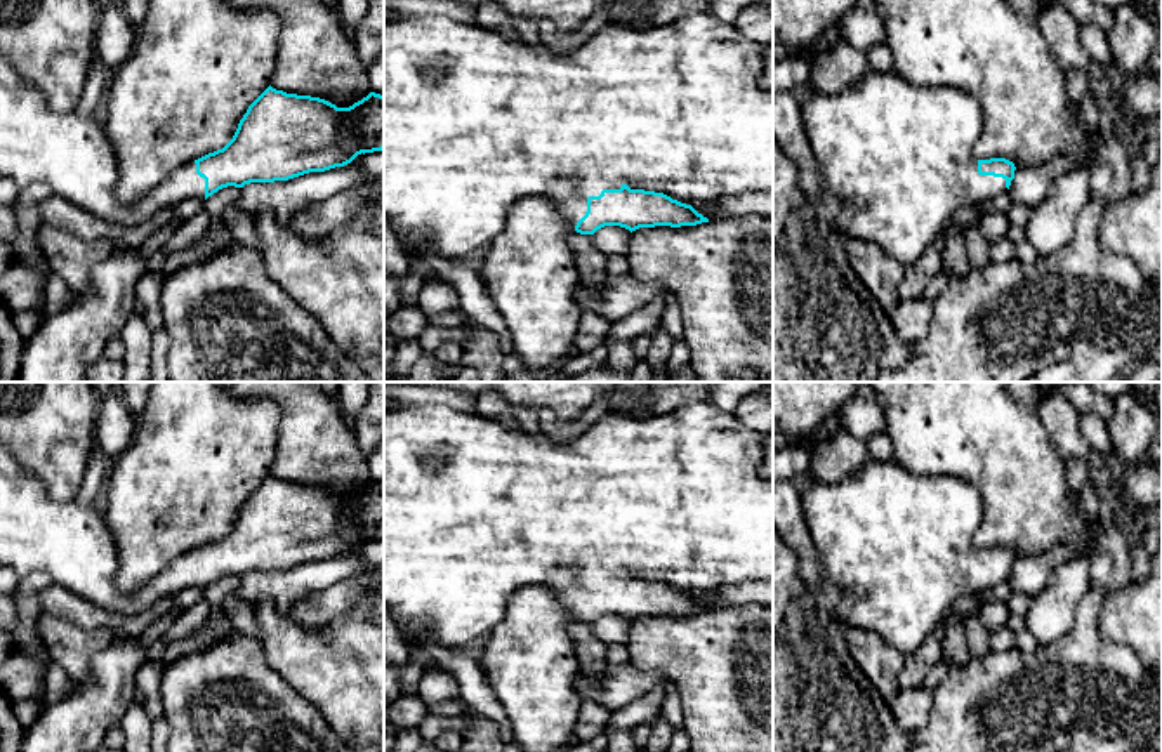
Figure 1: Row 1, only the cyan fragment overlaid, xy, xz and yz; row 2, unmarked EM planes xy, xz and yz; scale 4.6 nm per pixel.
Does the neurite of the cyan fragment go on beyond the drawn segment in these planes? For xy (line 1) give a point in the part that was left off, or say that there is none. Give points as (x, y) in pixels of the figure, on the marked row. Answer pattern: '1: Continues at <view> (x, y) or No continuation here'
1: Continues at xy (70, 153)

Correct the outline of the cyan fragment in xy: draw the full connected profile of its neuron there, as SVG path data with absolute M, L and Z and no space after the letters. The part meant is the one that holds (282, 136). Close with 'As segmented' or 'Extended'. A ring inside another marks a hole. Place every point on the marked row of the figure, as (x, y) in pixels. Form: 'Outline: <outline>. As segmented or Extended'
Outline: M0 57L0 179L14 181L21 189L45 184L54 196L61 196L108 224L134 226L163 208L174 208L188 198L207 200L222 188L243 188L250 182L288 181L309 172L325 172L351 163L358 155L384 149L384 96L370 92L349 108L311 96L287 94L271 85L248 106L233 139L214 153L175 168L162 184L153 188L141 201L123 205L116 198L118 163L102 125L102 111L80 116L54 113L43 94L33 87L16 68Z. Extended

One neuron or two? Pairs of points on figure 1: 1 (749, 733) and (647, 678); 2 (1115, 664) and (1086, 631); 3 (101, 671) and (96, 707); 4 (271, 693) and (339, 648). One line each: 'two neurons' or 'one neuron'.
1: two neurons
2: one neuron
3: one neuron
4: two neurons

